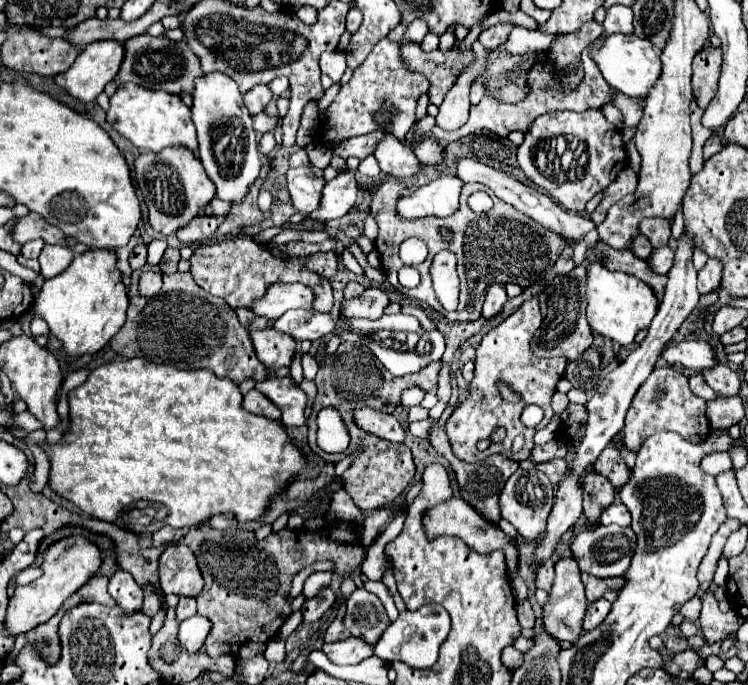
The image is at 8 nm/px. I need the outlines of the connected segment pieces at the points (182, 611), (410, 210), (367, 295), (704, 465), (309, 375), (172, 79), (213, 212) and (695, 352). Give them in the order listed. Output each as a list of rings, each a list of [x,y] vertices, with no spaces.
[[[180,598],[178,606],[176,606],[176,620],[182,622],[194,614],[196,614],[196,600],[194,598]]]
[[[444,174],[426,186],[406,192],[398,200],[398,214],[404,218],[452,216],[460,208],[460,192],[464,182],[458,176]]]
[[[368,288],[362,296],[354,300],[342,300],[342,310],[344,310],[344,316],[350,316],[350,318],[376,320],[384,314],[384,308],[388,304],[390,304],[390,298],[384,290]]]
[[[710,452],[700,460],[700,468],[710,476],[718,476],[718,472],[732,468],[732,460],[728,452]]]
[[[305,353],[302,355],[301,362],[304,379],[314,380],[319,370],[315,357],[311,356],[309,353]]]
[[[140,34],[126,40],[122,46],[124,46],[124,60],[116,78],[112,80],[116,86],[134,82],[152,90],[158,88],[172,94],[180,94],[180,92],[192,94],[194,78],[202,76],[200,62],[194,56],[194,52],[186,46],[186,42],[172,42],[168,38],[158,36],[158,38],[152,38],[152,52],[150,52],[150,34]]]
[[[214,198],[210,202],[210,206],[206,206],[204,214],[208,214],[208,216],[226,216],[228,210],[230,210],[230,202],[224,202],[220,198]]]
[[[692,340],[668,346],[662,352],[662,358],[668,360],[668,364],[682,364],[690,372],[704,372],[718,366],[716,350],[706,340]]]

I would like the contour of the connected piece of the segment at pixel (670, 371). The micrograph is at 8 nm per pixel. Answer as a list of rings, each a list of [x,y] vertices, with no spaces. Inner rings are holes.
[[[656,368],[646,382],[638,388],[630,410],[626,414],[626,426],[622,430],[624,446],[628,452],[638,454],[644,440],[660,432],[676,432],[688,442],[704,442],[710,434],[710,422],[704,414],[706,400],[694,396],[688,388],[688,376],[674,368]]]

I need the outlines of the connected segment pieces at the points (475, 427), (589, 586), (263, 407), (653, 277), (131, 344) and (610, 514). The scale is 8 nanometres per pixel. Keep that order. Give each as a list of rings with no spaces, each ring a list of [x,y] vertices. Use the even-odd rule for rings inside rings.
[[[530,298],[514,314],[510,314],[502,324],[490,328],[486,332],[486,336],[482,338],[480,346],[476,348],[476,370],[474,370],[476,376],[470,382],[474,394],[468,394],[466,400],[454,410],[454,414],[446,422],[446,434],[450,440],[450,448],[452,448],[454,456],[458,456],[460,460],[478,462],[496,452],[500,452],[516,462],[530,458],[530,452],[534,448],[534,440],[532,440],[534,432],[548,426],[554,416],[554,412],[550,408],[550,400],[552,400],[552,394],[556,392],[558,380],[564,376],[566,364],[568,364],[566,358],[536,358],[530,352],[530,338],[534,336],[534,330],[538,330],[540,324],[542,324],[542,316],[540,316],[540,308],[538,308],[538,300]],[[498,380],[504,380],[506,384],[510,384],[522,396],[522,400],[518,404],[508,404],[506,400],[502,400],[500,392],[496,388]],[[526,404],[538,404],[544,410],[544,420],[540,422],[538,428],[526,428],[520,422],[520,414]],[[496,426],[506,428],[506,438],[500,444],[490,444],[490,448],[478,450],[476,444],[482,438],[488,438]],[[518,434],[522,434],[526,438],[526,442],[518,454],[512,454],[512,440]]]
[[[582,574],[582,582],[586,586],[586,598],[588,602],[596,602],[604,596],[606,590],[622,590],[626,584],[624,576],[618,578],[594,578],[592,574]]]
[[[256,388],[250,390],[248,394],[244,394],[244,402],[242,408],[252,412],[252,414],[260,414],[272,420],[280,420],[280,410],[274,406],[274,402],[270,402],[262,392],[258,392]]]
[[[596,242],[596,250],[598,252],[604,252],[606,254],[606,268],[608,270],[624,270],[628,274],[634,274],[636,278],[642,278],[642,282],[646,282],[648,286],[654,286],[654,290],[658,294],[664,292],[664,286],[666,286],[666,280],[668,276],[666,274],[656,274],[652,272],[650,266],[646,266],[646,260],[640,260],[636,258],[632,252],[628,250],[614,250],[614,248],[606,248],[604,242]]]
[[[146,266],[138,268],[132,272],[132,284],[128,288],[128,298],[130,298],[130,308],[128,308],[128,320],[122,326],[122,330],[112,338],[112,350],[122,356],[122,358],[146,358],[154,364],[170,364],[176,368],[184,370],[198,370],[198,368],[208,368],[220,378],[230,378],[236,384],[240,384],[246,378],[254,380],[264,380],[266,378],[266,368],[258,360],[254,348],[250,346],[250,336],[248,330],[244,330],[230,306],[222,302],[222,298],[206,294],[192,278],[190,272],[176,272],[176,274],[162,274],[164,286],[156,296],[142,298],[138,290],[134,288],[134,274],[142,274]]]
[[[614,504],[614,506],[608,506],[604,512],[602,512],[602,518],[600,518],[602,524],[618,524],[618,526],[630,526],[632,524],[632,518],[630,518],[630,510],[624,506],[624,504]]]

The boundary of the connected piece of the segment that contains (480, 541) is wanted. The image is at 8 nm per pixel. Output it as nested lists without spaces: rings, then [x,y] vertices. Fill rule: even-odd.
[[[454,496],[448,502],[442,502],[440,506],[434,506],[424,514],[424,526],[426,526],[426,536],[436,538],[436,536],[458,536],[462,538],[472,550],[478,554],[490,554],[494,550],[502,550],[506,558],[506,566],[512,578],[518,578],[520,566],[518,566],[518,546],[512,542],[508,534],[502,532],[502,528],[490,520],[486,520],[474,506],[470,506],[464,498]]]

